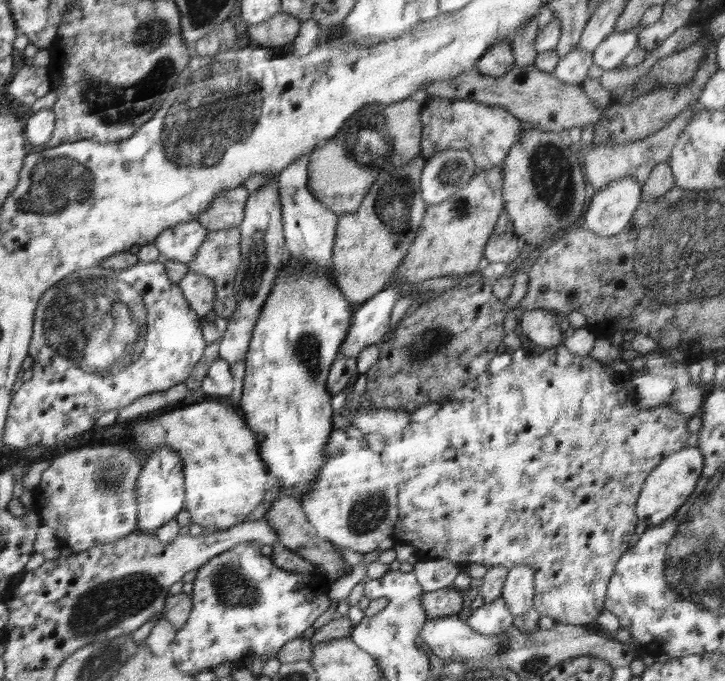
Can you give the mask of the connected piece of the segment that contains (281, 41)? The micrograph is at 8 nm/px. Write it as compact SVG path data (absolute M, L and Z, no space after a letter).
M280 10L259 25L248 25L250 44L262 47L283 47L291 43L300 30L300 21Z

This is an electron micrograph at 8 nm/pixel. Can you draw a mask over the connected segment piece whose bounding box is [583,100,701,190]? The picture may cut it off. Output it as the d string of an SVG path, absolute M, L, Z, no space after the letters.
M698 100L692 102L686 109L678 113L661 130L640 141L614 144L614 146L604 144L604 146L593 146L590 150L586 150L583 174L586 174L587 182L596 190L603 188L603 186L610 184L612 181L618 180L618 178L626 177L636 178L643 185L648 180L648 176L650 176L654 166L658 162L667 162L668 158L670 158L672 148L674 148L685 126L695 117L694 114L696 114L697 109L701 109Z

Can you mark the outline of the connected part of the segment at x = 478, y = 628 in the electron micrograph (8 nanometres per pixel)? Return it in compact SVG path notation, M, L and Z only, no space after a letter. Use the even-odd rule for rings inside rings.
M500 596L473 611L466 622L474 632L484 634L484 636L494 636L512 629L513 619L504 598Z

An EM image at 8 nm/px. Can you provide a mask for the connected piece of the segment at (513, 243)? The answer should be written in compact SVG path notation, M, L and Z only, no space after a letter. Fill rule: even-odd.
M506 210L498 216L498 222L494 226L486 246L484 257L491 262L511 263L521 253L522 241L516 236L514 226Z

